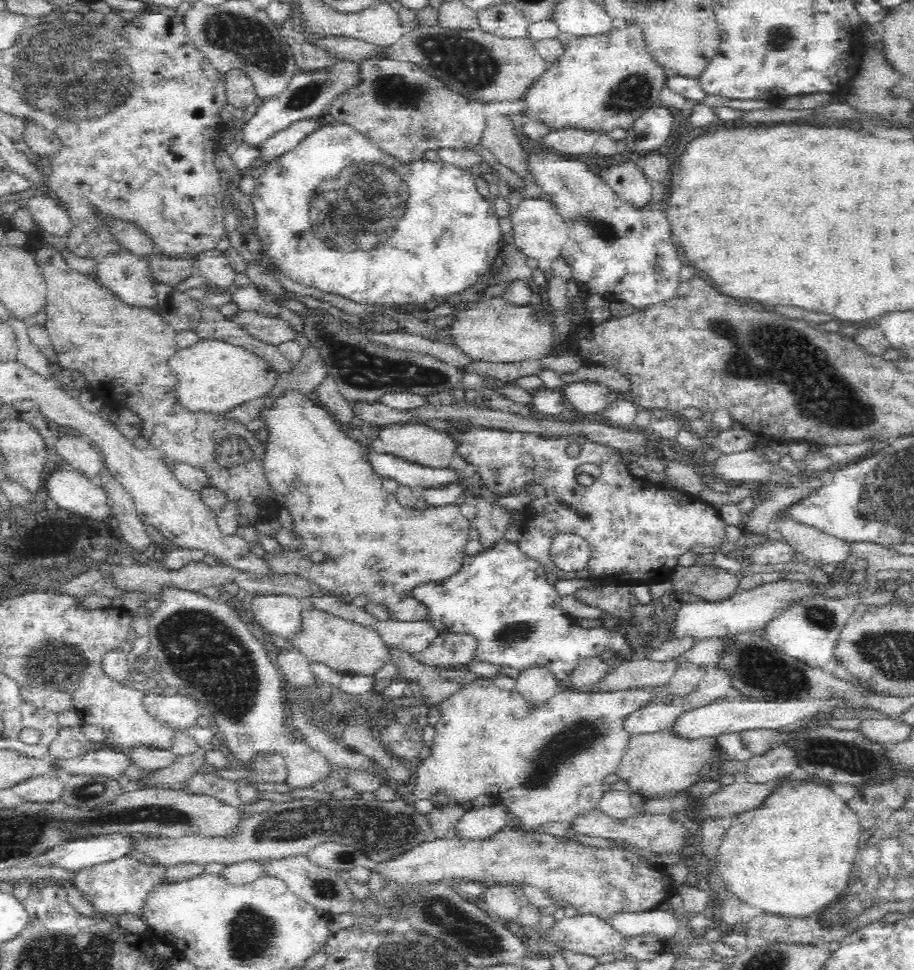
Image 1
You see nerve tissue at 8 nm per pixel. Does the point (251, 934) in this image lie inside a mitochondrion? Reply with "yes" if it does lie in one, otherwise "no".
yes

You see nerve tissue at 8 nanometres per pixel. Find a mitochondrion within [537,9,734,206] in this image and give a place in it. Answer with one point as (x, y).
(634, 90)

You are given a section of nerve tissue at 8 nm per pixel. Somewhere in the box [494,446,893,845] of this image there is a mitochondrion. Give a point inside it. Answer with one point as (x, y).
(578, 736)

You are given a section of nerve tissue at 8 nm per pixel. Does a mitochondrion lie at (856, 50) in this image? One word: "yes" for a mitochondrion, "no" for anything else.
no

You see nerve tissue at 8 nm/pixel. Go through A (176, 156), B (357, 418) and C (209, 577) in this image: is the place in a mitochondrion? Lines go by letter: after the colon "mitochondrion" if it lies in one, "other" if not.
A: other
B: other
C: other

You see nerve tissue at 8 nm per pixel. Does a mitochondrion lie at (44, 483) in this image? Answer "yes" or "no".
no

